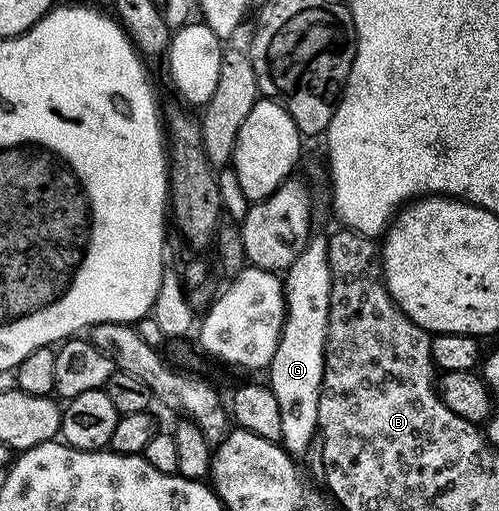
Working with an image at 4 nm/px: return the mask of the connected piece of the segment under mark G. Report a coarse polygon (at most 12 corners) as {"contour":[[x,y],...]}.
{"contour":[[316,240],[282,278],[280,343],[267,381],[280,442],[318,434],[332,274]]}

